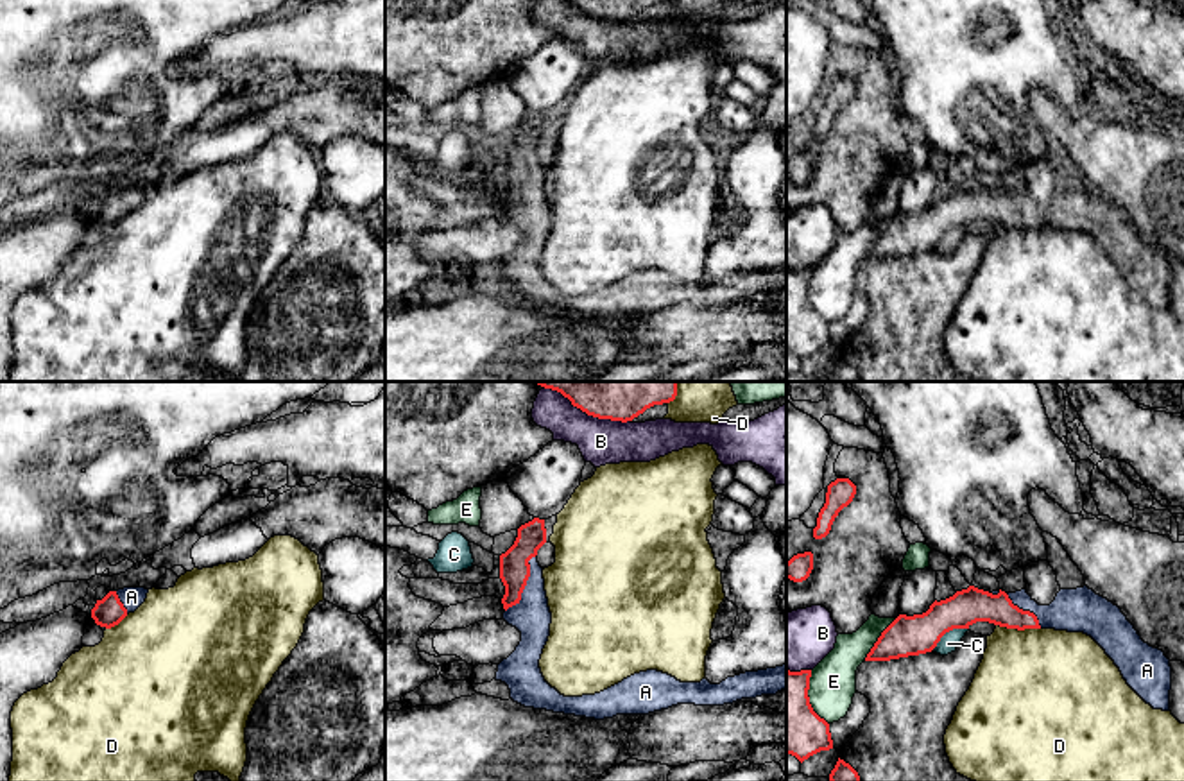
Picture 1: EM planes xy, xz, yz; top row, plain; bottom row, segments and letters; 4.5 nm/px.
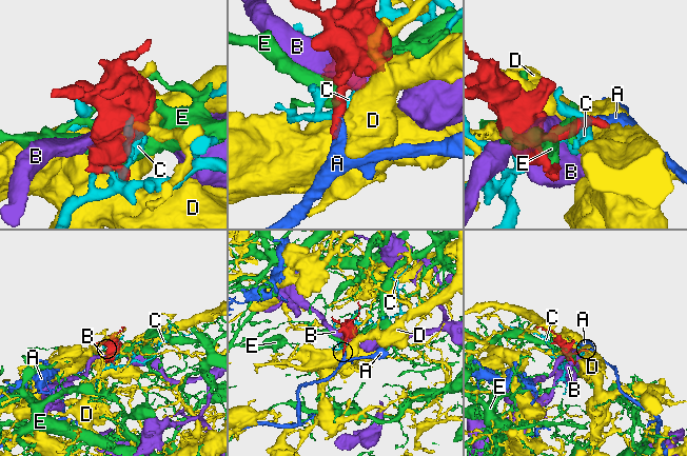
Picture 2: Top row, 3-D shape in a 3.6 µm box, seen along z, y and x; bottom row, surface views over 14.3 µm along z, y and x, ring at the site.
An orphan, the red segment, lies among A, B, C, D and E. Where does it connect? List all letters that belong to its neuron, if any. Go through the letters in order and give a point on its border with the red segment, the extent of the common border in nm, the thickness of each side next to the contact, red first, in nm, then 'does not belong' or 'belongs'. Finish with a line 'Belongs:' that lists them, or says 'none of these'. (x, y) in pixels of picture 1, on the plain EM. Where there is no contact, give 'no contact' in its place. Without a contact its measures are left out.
A: contact xz (525, 183); length 300 nm; calibres 140 and 170 nm; belongs
B: contact xz (600, 17); length 280 nm; calibres 100 and 200 nm; does not belong
C: contact yz (948, 230); length 190 nm; calibres 180 and 90 nm; does not belong
D: contact yz (1018, 228); length 200 nm; calibres 160 and 480 nm; does not belong
E: contact yz (878, 239); length 240 nm; calibres 180 and 190 nm; does not belong
Belongs: A

